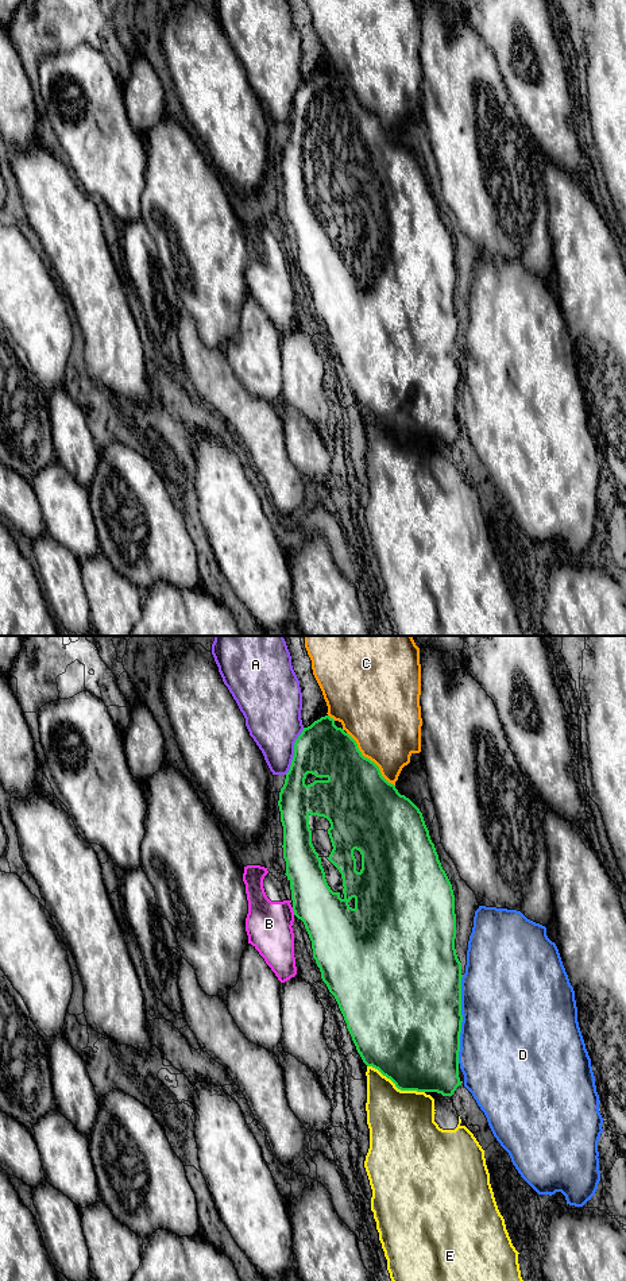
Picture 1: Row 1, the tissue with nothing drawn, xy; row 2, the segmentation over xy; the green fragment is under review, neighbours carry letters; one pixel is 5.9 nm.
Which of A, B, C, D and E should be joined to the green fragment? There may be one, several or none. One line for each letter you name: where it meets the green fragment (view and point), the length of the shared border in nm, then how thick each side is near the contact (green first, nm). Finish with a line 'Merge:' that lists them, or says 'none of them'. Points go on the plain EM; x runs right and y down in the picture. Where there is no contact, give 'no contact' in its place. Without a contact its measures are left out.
Merge: none of them

